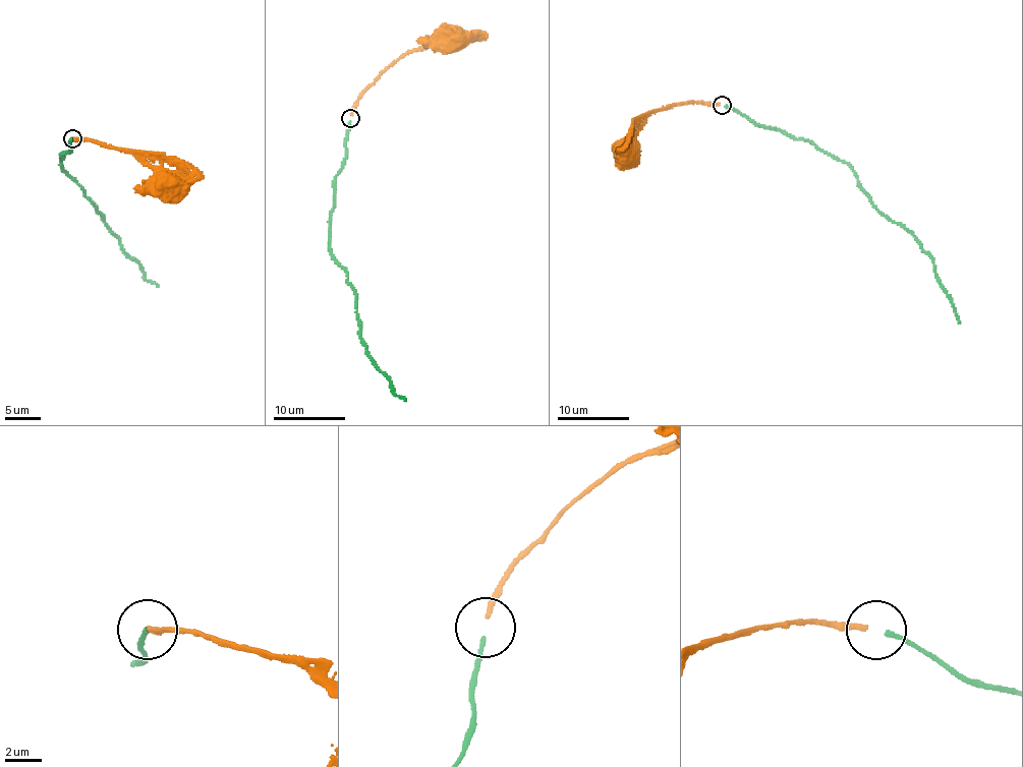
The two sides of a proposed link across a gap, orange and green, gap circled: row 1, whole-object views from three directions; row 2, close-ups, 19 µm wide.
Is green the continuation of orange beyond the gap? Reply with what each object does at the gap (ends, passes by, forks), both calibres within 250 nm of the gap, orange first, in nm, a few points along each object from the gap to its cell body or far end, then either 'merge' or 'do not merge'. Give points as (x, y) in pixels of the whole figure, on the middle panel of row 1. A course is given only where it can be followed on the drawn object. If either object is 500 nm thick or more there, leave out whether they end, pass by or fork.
orange ends; green ends; calibres 280 and 240 nm; course orange (352, 115), (357, 97), (406, 53), (442, 46), (449, 40); course green (350, 121), (345, 158), (336, 177), (330, 251), (355, 296), (365, 350), (394, 392), (406, 401); merge

